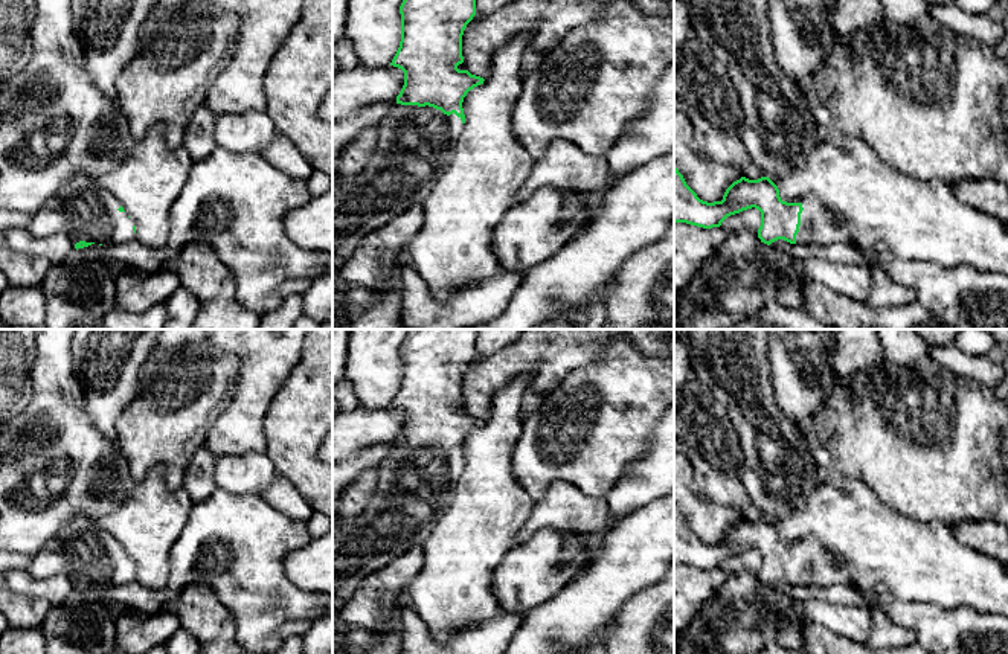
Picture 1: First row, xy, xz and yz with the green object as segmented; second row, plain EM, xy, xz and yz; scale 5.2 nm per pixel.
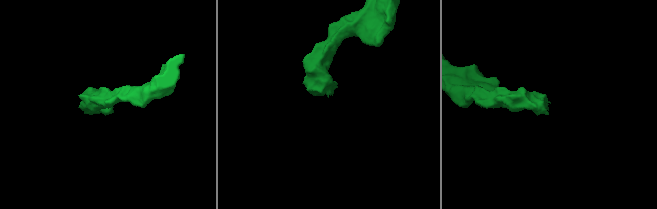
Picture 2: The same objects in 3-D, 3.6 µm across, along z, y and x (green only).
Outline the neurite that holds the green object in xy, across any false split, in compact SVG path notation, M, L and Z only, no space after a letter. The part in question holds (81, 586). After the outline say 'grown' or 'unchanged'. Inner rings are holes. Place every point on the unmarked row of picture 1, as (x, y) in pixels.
M76 517L32 558L27 572L37 579L64 575L78 591L133 582L136 567L96 520Z | grown

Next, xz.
M410 329L401 355L401 383L390 404L404 413L396 445L377 468L378 485L360 515L340 518L332 531L332 616L351 599L358 582L404 555L422 547L451 500L464 470L464 439L483 419L459 412L462 377L476 357L480 329Z | grown

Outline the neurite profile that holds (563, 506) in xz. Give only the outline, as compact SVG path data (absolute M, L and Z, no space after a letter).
M549 485L517 532L517 544L529 541L541 529L566 532L602 532L612 523L605 494L587 495L575 485Z

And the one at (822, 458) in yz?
M813 431L805 433L805 445L816 462L819 483L828 483L828 473L833 466L831 453L817 441Z

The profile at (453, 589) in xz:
M517 377L497 390L493 396L490 416L464 439L464 470L454 485L448 506L421 547L424 564L409 587L409 607L425 622L433 639L439 643L445 643L459 628L491 619L500 611L493 595L494 573L503 556L517 544L517 532L529 518L534 506L528 491L512 473L512 453L525 424L522 401L529 383L531 377Z

